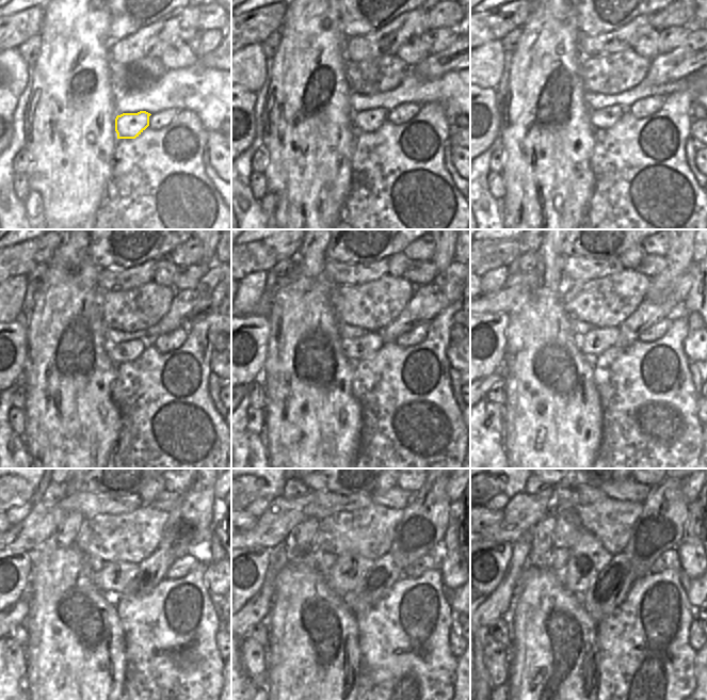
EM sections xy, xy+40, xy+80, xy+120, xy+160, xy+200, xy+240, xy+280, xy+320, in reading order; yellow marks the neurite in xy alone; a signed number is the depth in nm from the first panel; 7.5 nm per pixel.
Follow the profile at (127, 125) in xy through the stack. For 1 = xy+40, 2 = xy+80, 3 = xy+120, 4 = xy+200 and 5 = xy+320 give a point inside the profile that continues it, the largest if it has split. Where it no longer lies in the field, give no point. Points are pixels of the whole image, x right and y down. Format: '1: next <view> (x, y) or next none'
1: next xy+40 (369, 121)
2: next xy+80 (606, 117)
3: next xy+120 (126, 351)
4: next xy+200 (592, 344)
5: next xy+320 (588, 557)

